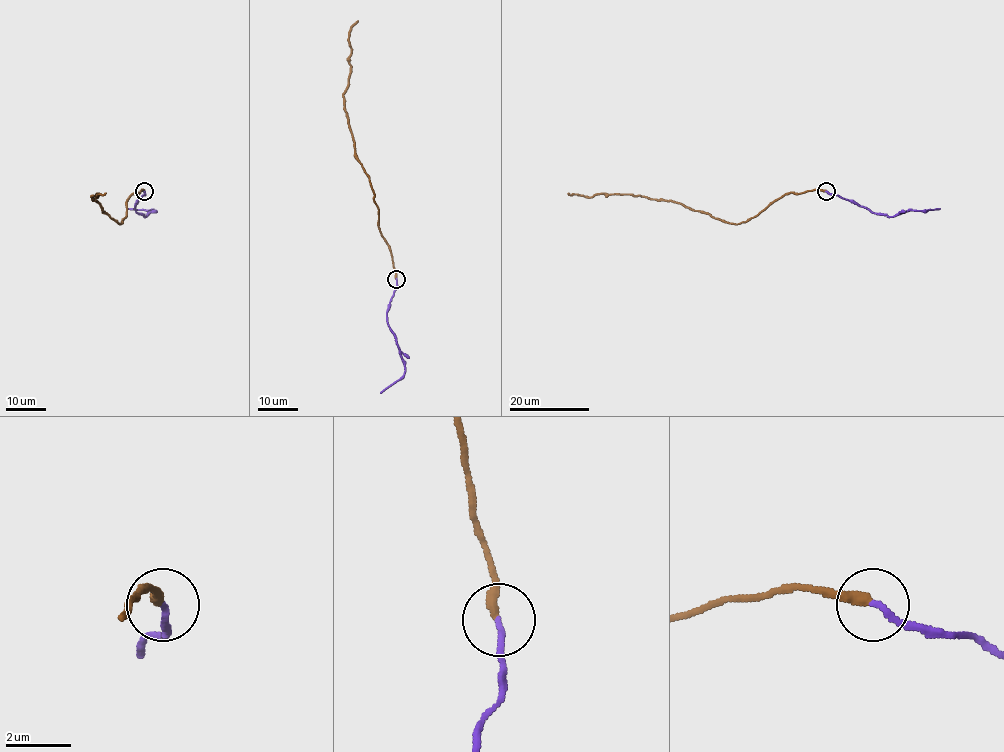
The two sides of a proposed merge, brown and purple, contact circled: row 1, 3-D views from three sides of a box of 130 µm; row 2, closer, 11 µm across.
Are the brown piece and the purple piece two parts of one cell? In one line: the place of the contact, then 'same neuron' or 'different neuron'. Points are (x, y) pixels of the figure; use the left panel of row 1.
(144, 191) | same neuron

